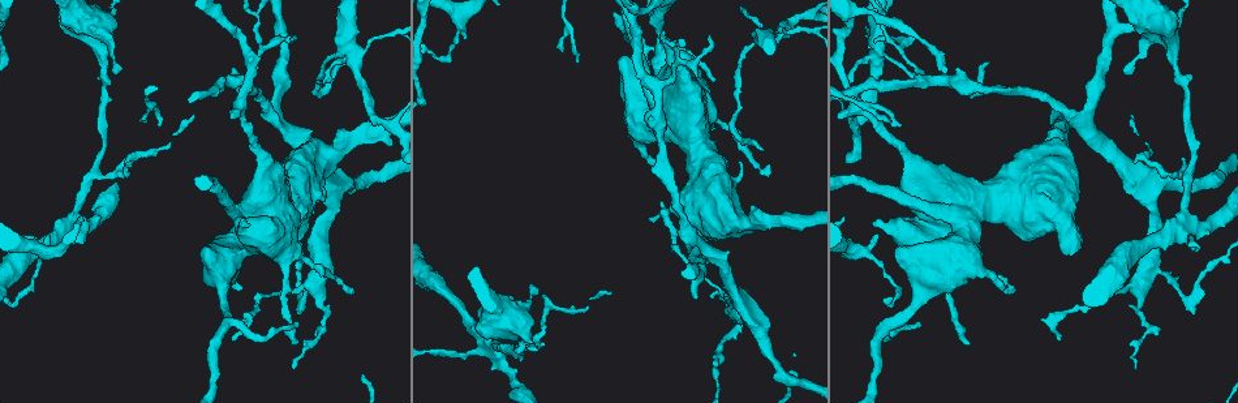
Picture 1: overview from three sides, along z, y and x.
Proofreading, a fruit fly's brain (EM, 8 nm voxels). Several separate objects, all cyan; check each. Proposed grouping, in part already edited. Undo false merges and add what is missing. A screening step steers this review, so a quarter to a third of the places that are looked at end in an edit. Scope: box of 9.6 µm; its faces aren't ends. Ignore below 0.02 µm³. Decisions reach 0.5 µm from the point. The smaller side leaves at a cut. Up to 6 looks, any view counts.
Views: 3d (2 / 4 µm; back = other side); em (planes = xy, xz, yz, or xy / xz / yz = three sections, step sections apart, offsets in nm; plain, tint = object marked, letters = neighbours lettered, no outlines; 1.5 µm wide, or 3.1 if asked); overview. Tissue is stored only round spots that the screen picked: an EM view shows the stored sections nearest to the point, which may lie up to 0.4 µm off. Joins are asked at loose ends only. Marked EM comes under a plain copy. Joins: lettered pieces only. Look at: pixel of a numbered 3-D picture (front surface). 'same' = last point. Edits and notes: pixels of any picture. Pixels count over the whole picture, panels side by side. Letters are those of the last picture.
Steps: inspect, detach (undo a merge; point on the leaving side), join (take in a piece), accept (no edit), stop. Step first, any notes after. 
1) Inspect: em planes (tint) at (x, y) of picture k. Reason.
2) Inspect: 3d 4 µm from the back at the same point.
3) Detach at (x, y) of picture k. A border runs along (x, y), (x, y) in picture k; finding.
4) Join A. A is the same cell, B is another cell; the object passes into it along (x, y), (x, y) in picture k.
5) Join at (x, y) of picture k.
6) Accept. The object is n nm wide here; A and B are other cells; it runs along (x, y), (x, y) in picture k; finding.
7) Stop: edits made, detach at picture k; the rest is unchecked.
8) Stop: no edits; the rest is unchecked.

Inspect: 3d 4 µm at (1063, 221) of picture 1. Sudden change in width.

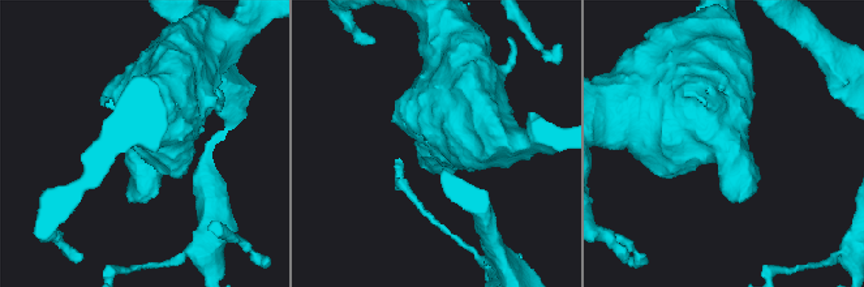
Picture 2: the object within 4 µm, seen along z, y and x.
Inspect: em xz step 8 (tint) at (723, 143) of picture 2.

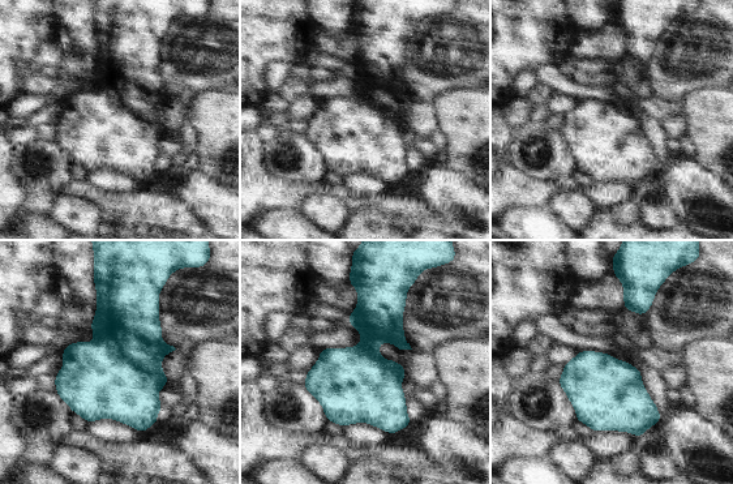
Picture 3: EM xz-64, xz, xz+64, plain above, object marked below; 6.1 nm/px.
Inspect: em planes (letters) at the same point. Another direction.

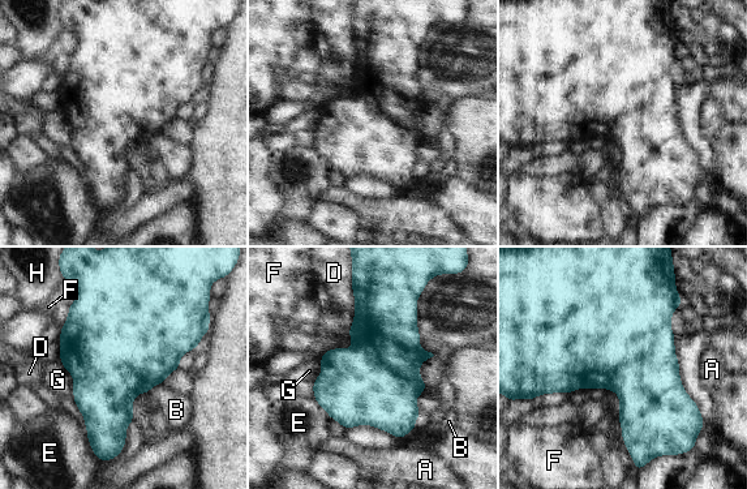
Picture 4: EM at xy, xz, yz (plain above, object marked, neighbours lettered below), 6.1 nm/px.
Accept. A, B, D, E, F, G and H are other cells; a border runs along (352, 286), (353, 322), (347, 333) in picture 4; one neuron here.

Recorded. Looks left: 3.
Inspect: 3d 2 µm from the back at (291, 344) of picture 1. Tapers out.

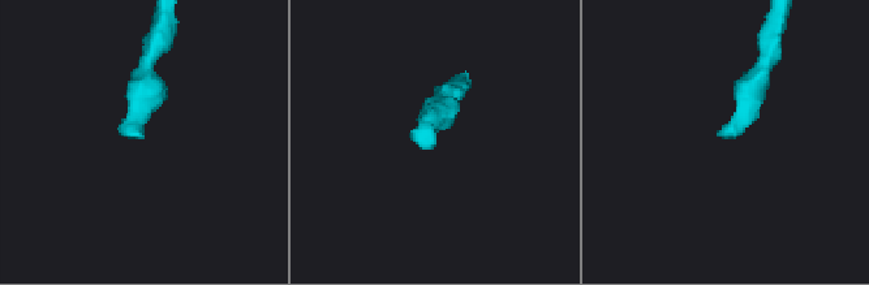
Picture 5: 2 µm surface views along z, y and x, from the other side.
Inspect: em planes (letters) at (140, 133) of picture 5.

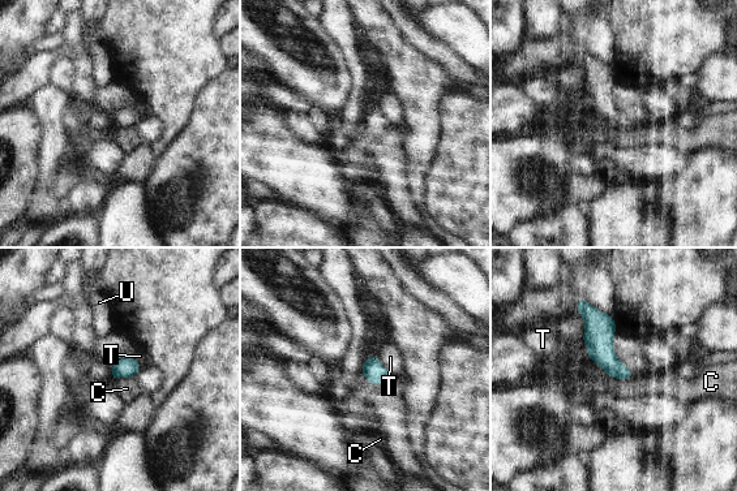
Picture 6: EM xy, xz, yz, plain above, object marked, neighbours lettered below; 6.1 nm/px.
Accept. C, T and U are other cells; it runs along (579, 306), (600, 350), (629, 374) in picture 6; none of them fits.

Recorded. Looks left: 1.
Stop: no edits; the rest is unchecked.

